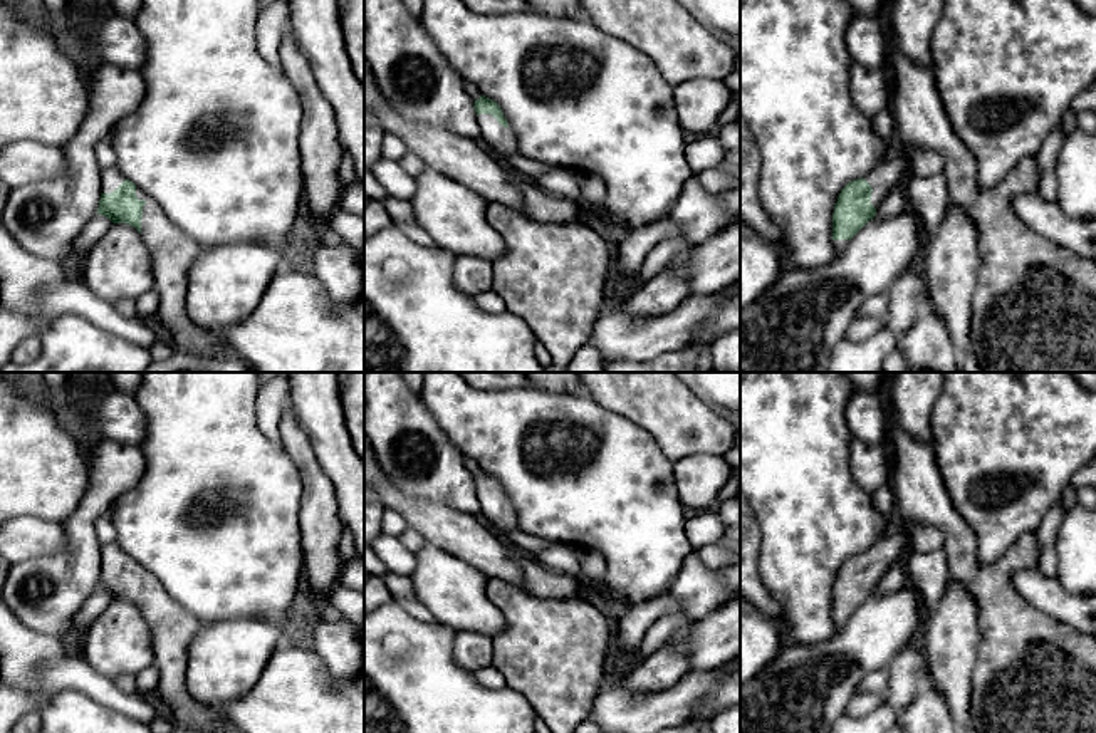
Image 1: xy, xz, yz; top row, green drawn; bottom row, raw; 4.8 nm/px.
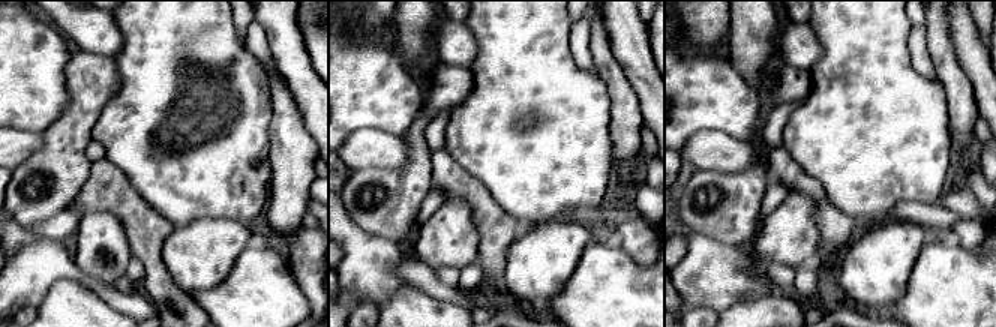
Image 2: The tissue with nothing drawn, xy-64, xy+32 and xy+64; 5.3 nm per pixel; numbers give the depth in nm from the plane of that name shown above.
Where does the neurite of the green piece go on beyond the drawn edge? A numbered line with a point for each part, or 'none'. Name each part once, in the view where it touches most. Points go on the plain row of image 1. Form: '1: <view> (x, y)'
1: xy (172, 626)

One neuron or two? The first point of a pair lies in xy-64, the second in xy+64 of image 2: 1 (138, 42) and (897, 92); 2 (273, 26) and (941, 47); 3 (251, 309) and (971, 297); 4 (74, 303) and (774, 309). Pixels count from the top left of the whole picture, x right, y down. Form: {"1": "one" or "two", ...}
{"1": "one", "2": "two", "3": "one", "4": "one"}

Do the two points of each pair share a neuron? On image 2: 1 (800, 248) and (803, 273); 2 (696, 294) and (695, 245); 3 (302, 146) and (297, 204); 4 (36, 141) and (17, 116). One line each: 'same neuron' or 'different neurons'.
1: different neurons
2: same neuron
3: same neuron
4: different neurons

